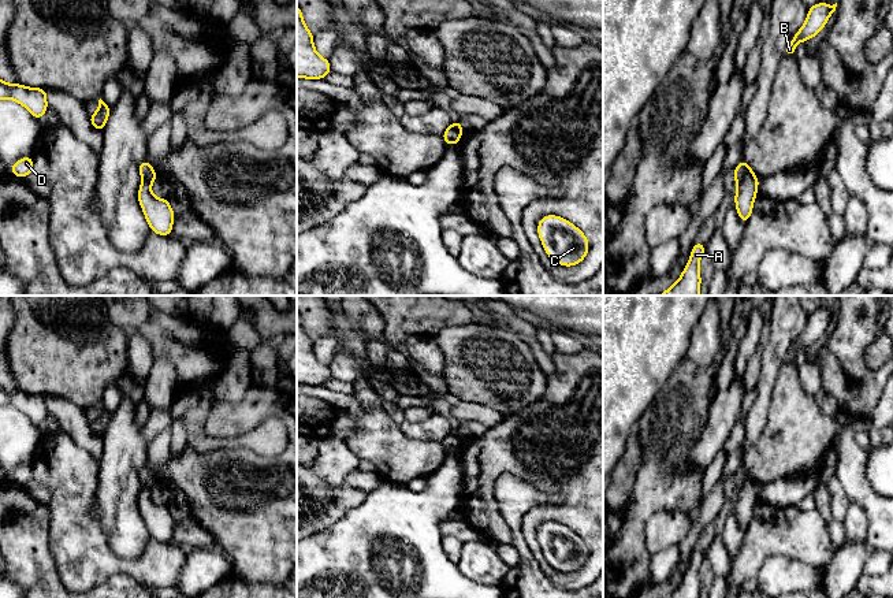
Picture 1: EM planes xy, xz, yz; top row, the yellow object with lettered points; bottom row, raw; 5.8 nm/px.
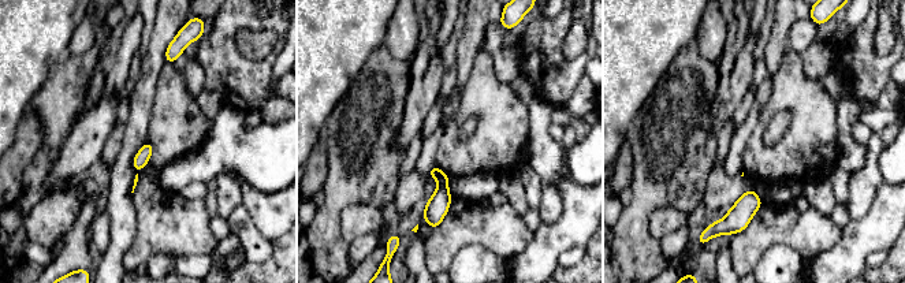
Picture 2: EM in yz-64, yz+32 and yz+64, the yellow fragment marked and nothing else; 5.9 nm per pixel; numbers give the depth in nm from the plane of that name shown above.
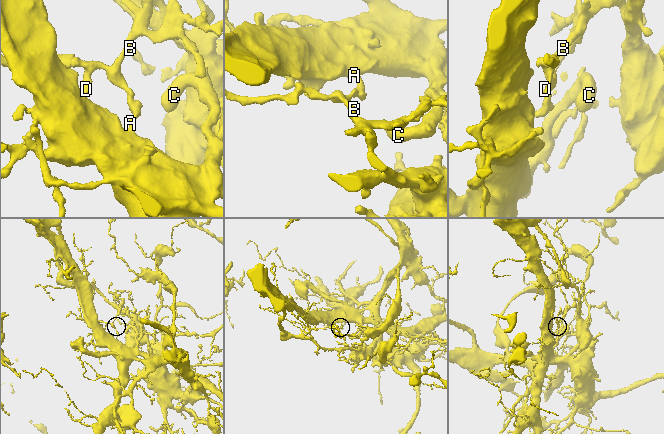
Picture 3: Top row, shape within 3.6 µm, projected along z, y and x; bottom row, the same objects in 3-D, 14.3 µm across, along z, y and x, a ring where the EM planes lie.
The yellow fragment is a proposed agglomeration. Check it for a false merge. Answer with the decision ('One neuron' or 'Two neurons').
Two neurons

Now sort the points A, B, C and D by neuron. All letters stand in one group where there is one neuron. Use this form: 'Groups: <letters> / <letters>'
Groups: A / B C D

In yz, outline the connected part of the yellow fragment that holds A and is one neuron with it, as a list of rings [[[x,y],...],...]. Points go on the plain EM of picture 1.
[[[696,547],[681,583],[665,598],[700,598],[702,583],[699,571],[704,558],[706,551]]]

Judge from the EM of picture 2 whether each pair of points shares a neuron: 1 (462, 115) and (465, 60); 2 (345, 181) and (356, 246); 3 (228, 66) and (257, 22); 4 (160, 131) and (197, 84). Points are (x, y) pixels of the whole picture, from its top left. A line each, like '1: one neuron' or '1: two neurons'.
1: two neurons
2: two neurons
3: one neuron
4: two neurons

